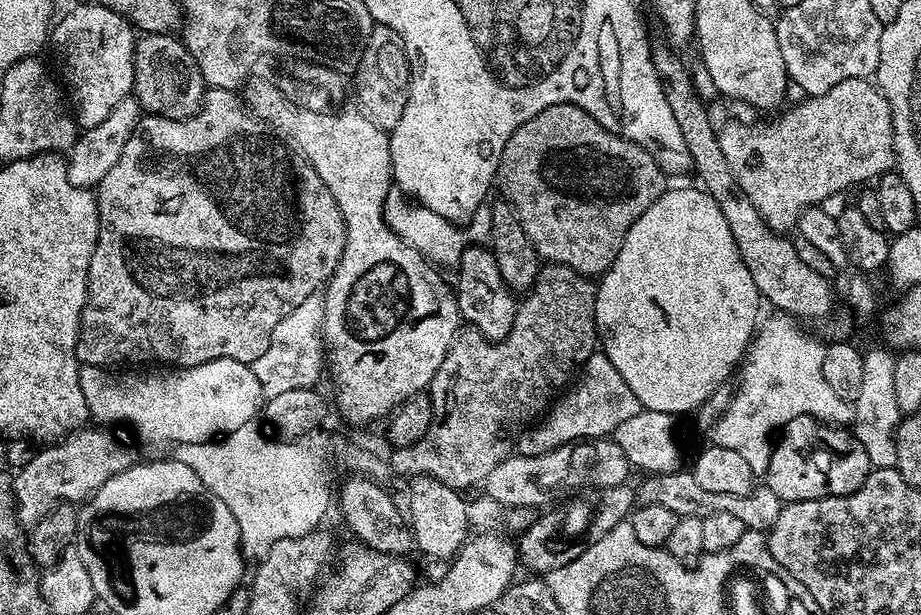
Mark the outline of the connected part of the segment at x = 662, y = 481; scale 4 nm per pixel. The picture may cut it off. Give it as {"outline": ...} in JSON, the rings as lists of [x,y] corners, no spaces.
{"outline":[[[677,470],[675,472],[659,472],[644,478],[644,482],[636,488],[636,504],[646,506],[663,506],[665,510],[674,510],[677,518],[682,516],[699,516],[710,514],[735,514],[744,524],[745,529],[767,534],[778,522],[778,514],[782,501],[774,490],[767,486],[753,487],[746,494],[718,494],[718,490],[706,490],[695,480],[691,470]]]}

